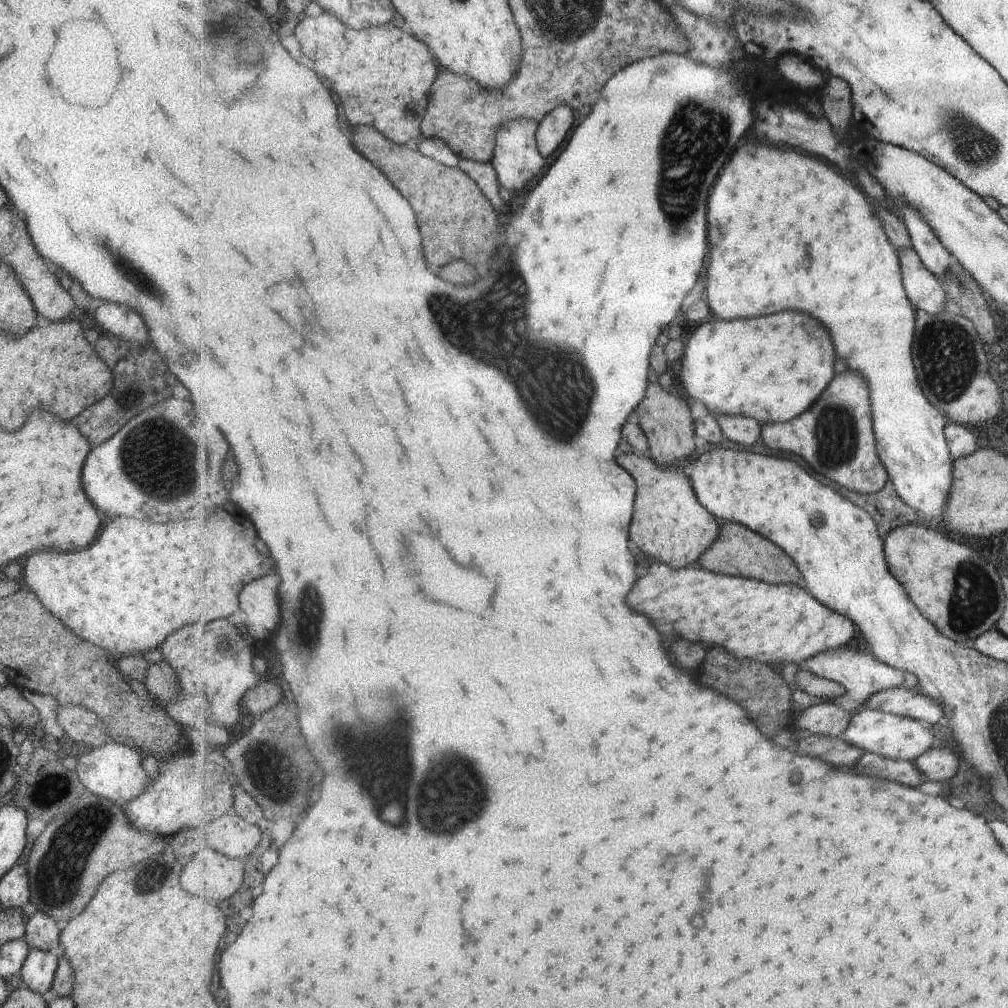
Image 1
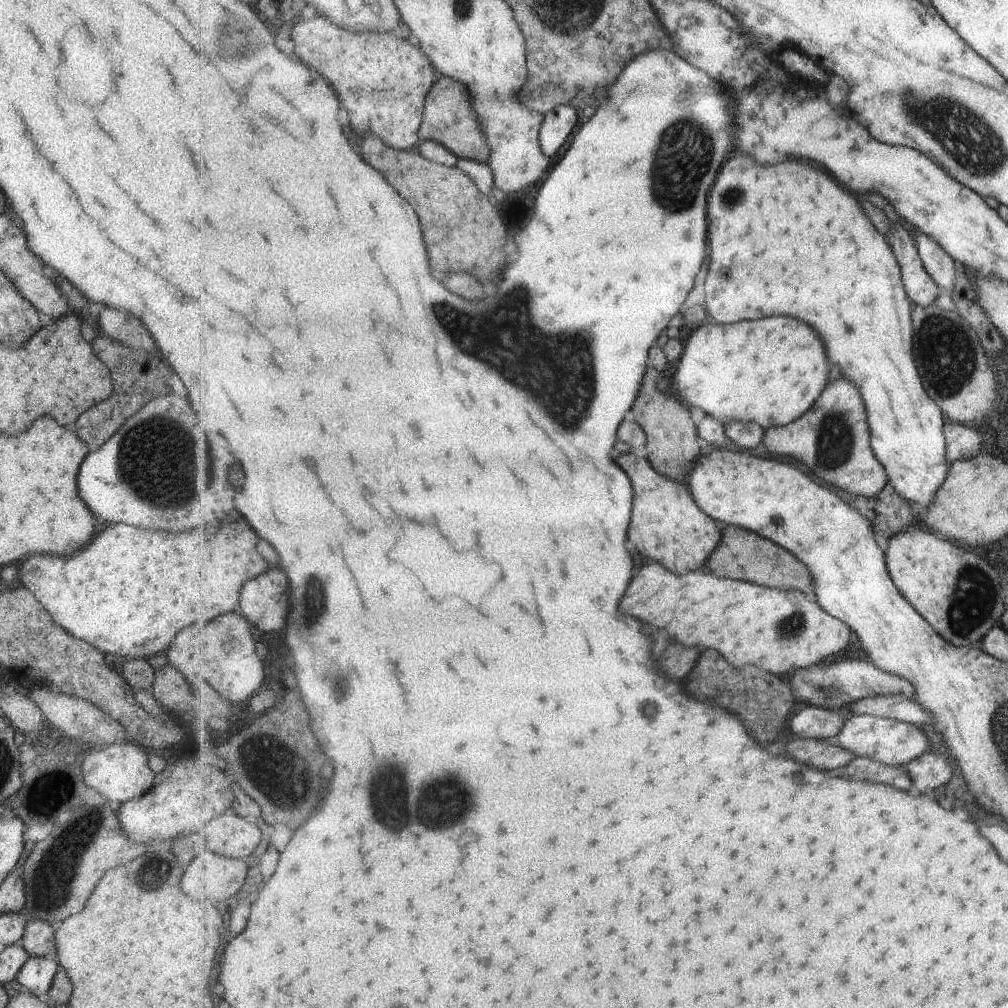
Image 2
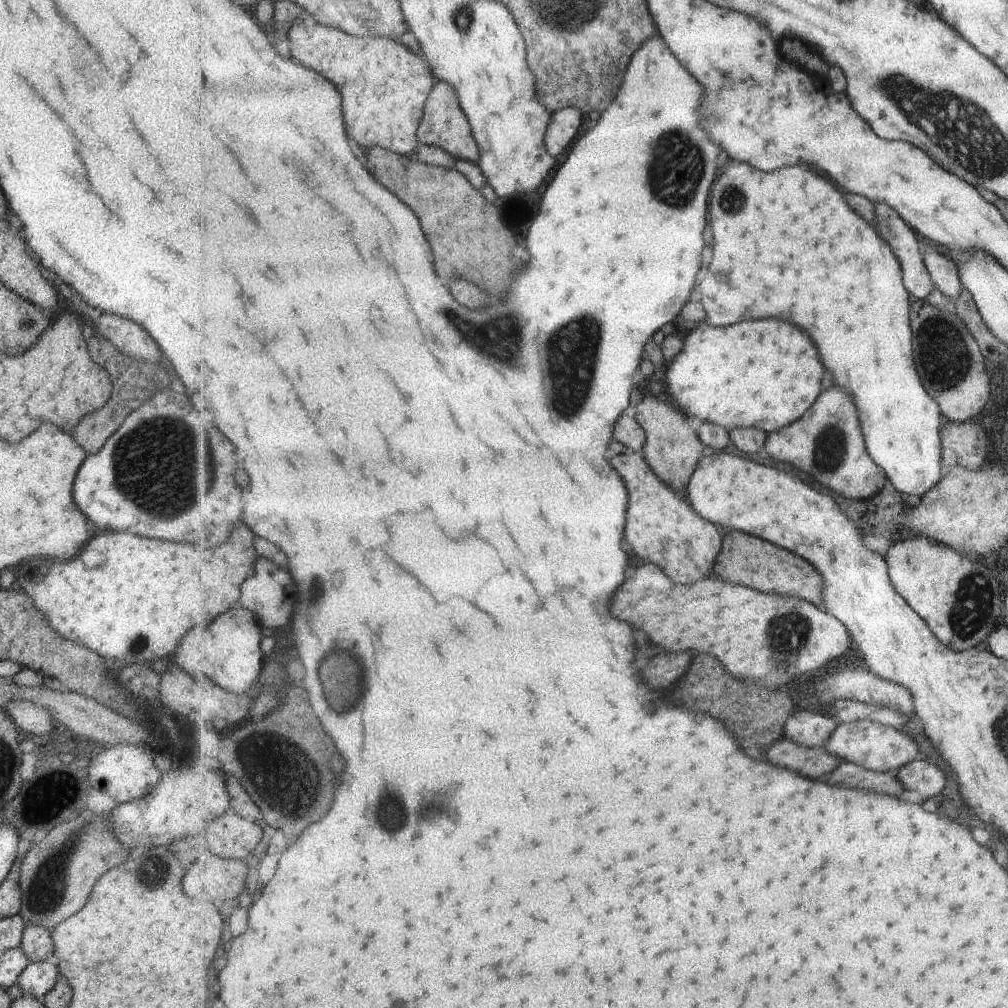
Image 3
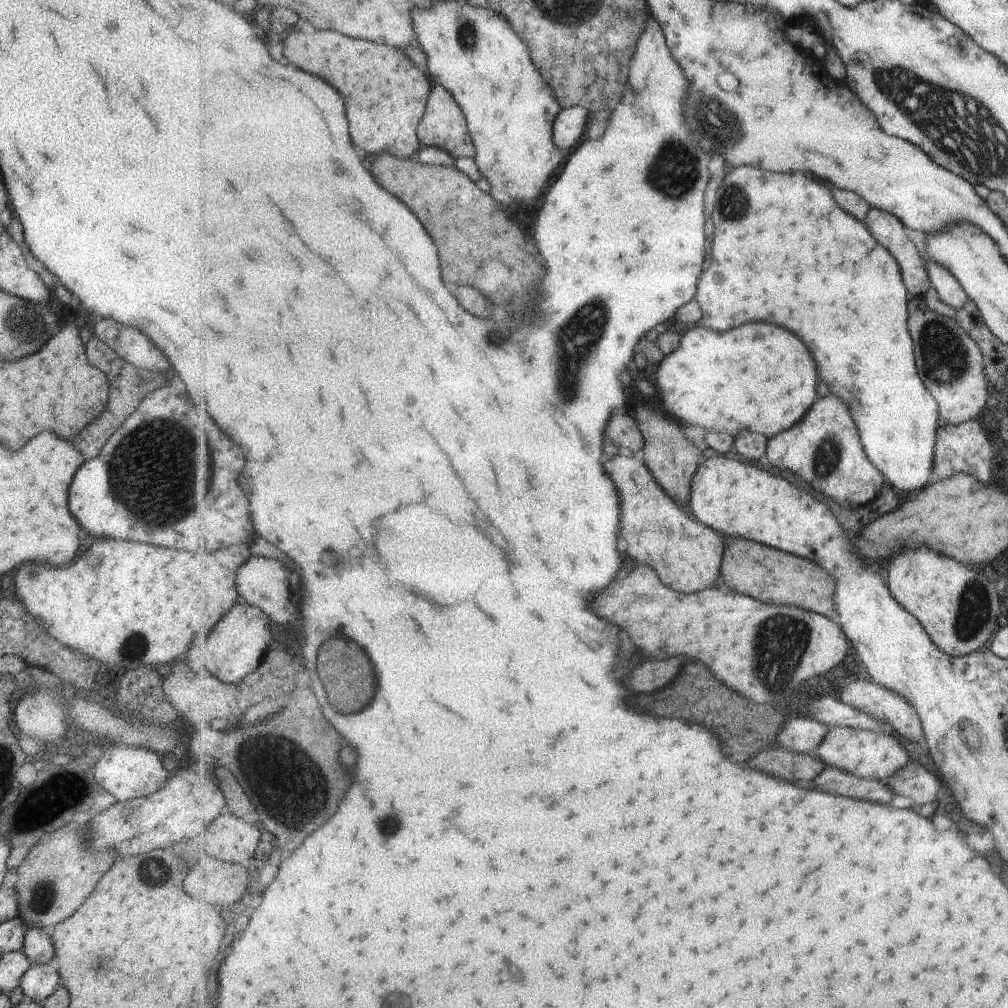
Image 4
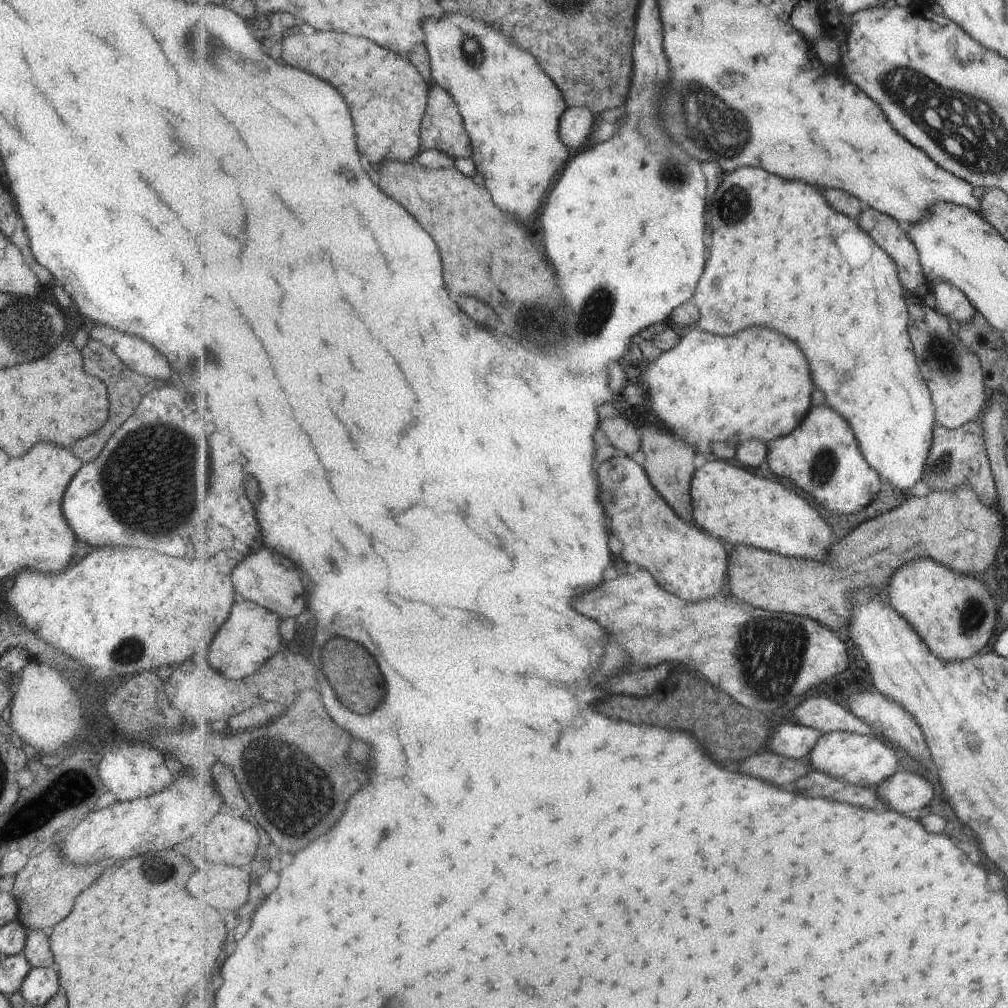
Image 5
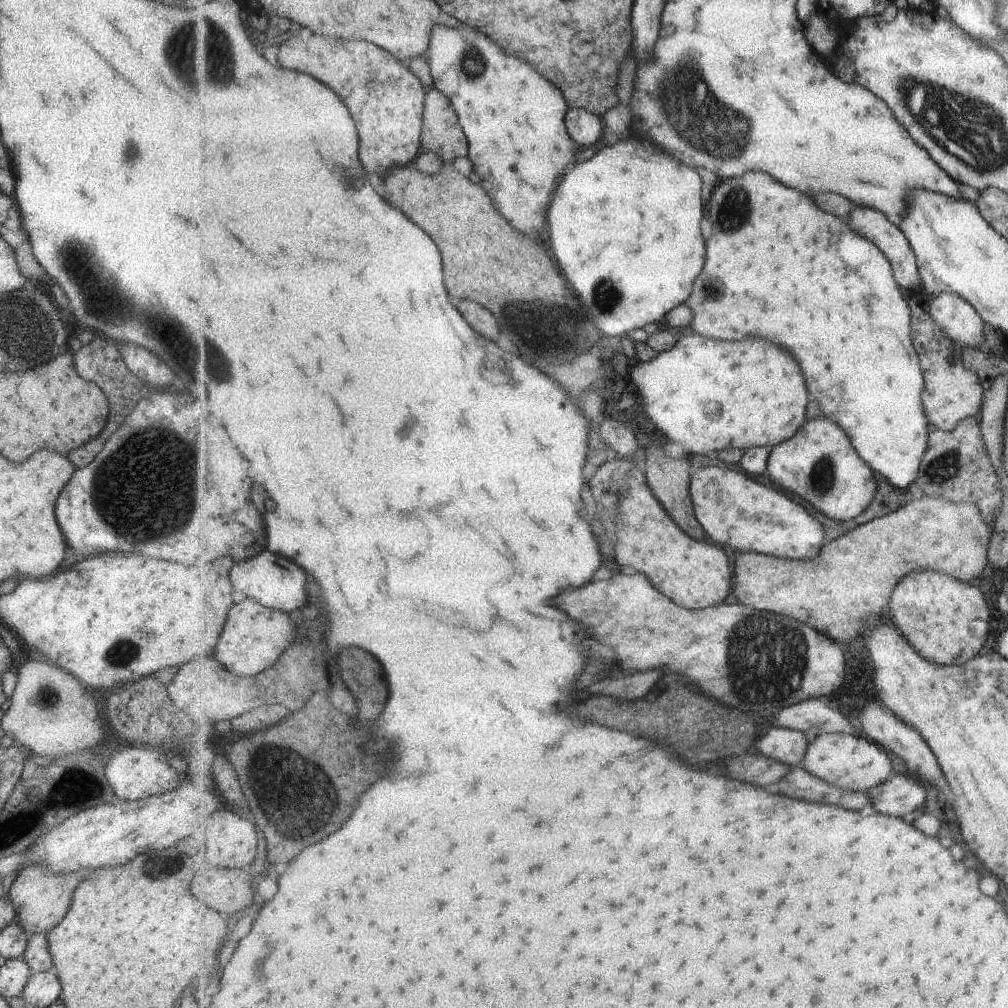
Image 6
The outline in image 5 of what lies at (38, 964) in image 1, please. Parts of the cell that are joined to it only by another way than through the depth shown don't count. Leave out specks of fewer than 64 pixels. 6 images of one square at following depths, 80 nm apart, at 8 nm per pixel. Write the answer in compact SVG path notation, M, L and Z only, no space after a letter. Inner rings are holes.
M31 967L20 984L20 993L27 1005L43 1007L57 992L59 986L56 971L47 967Z

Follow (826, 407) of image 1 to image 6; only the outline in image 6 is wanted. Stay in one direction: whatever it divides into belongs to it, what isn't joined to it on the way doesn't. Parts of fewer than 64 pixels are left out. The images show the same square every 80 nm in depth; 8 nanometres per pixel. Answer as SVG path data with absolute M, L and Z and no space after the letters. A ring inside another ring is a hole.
M822 414L807 420L793 438L772 447L768 472L774 482L799 494L815 510L845 522L867 510L878 489L878 476L857 452L850 436L829 418Z

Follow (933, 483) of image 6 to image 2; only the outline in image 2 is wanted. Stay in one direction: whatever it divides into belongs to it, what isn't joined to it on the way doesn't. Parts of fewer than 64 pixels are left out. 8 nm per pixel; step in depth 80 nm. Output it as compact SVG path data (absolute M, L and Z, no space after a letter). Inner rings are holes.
M948 420L945 433L949 463L974 459L981 452L983 436L975 428Z

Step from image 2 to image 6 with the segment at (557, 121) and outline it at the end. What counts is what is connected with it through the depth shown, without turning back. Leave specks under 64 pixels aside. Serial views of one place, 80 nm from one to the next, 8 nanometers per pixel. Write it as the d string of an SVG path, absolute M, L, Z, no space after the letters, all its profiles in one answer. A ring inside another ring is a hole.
M570 109L566 125L571 136L582 146L595 144L604 133L604 124L600 117L585 109Z

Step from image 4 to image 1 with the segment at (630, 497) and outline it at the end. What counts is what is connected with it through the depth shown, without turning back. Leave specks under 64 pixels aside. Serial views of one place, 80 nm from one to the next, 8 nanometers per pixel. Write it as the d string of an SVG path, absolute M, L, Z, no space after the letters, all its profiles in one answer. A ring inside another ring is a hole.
M634 451L619 454L619 464L634 476L638 486L639 496L635 504L635 520L631 524L631 540L637 542L637 546L645 554L668 564L672 569L686 569L698 565L703 554L718 539L721 521L702 505L695 494L692 482L688 476L685 476L682 468L675 466L671 469L662 469L651 457L637 456Z

